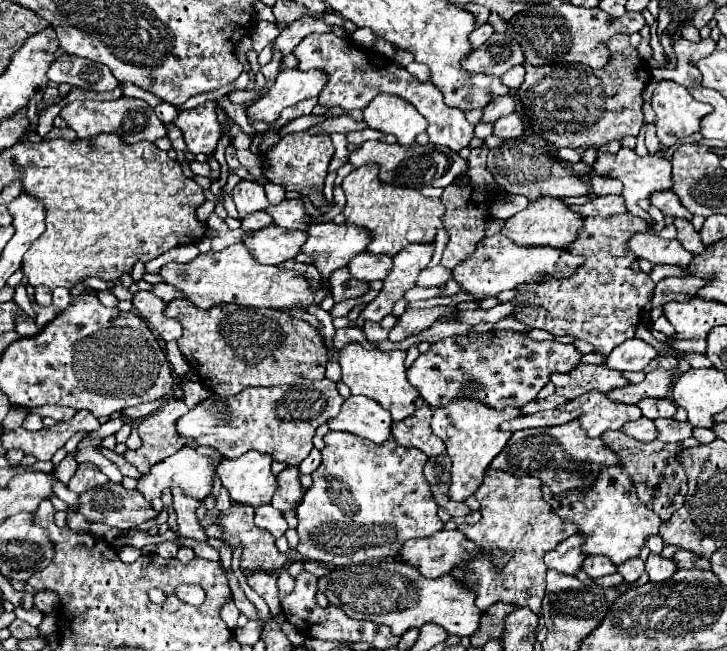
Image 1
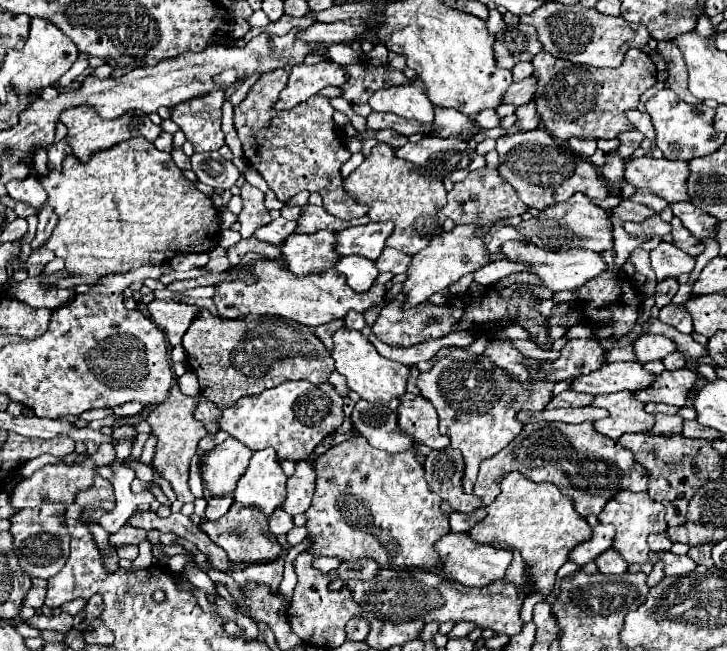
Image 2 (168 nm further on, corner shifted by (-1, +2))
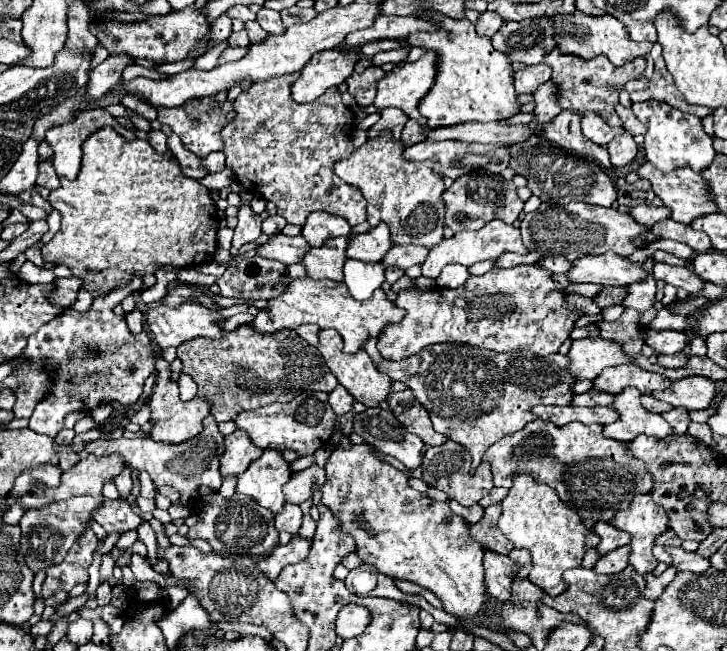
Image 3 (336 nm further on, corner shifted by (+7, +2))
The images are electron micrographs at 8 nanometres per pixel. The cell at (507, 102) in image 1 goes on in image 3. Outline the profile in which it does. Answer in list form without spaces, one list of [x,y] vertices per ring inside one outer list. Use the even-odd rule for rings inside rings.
[[[547,63],[531,65],[515,73],[515,89],[517,93],[533,93],[539,85],[551,79],[551,67]]]

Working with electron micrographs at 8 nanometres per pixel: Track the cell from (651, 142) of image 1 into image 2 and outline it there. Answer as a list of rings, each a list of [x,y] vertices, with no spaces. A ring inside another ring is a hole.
[[[637,109],[633,111],[627,111],[627,119],[633,123],[635,129],[639,129],[647,139],[655,139],[655,129],[653,129],[653,123],[651,123],[651,117],[647,113],[641,113]]]

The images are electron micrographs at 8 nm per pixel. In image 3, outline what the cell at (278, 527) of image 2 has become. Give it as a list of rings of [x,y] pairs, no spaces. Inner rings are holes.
[[[287,503],[283,513],[279,513],[275,517],[275,527],[277,527],[277,531],[287,531],[287,533],[295,535],[299,531],[299,527],[301,527],[301,517],[303,517],[303,513],[301,513],[299,505]]]

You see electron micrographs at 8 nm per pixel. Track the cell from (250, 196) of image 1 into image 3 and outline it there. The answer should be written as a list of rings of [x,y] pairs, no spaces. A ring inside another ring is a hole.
[[[243,205],[239,209],[237,219],[239,219],[239,223],[235,227],[233,247],[241,247],[245,243],[251,243],[251,241],[255,241],[261,235],[261,217],[255,215],[249,205]]]

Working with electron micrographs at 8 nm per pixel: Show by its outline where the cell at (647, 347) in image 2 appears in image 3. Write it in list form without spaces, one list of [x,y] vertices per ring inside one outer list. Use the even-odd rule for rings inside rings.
[[[673,329],[647,331],[647,345],[663,355],[679,353],[687,347],[687,343],[689,343],[689,335],[683,331],[673,331]]]

